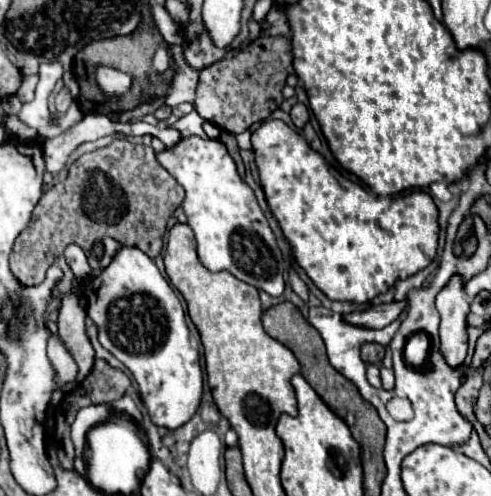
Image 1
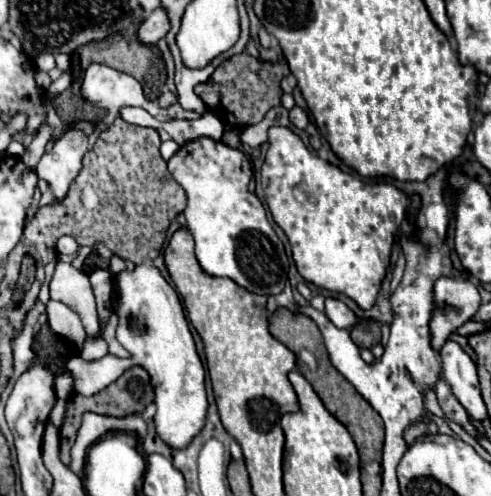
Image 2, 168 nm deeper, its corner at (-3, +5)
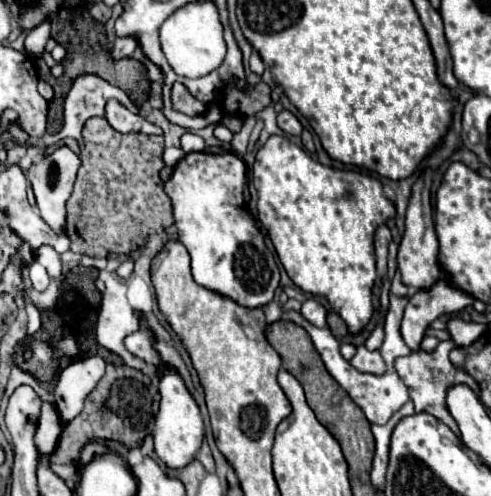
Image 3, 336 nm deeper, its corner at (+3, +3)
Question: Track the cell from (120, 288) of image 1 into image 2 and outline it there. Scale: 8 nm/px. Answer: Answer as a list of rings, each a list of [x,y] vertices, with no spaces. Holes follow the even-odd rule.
[[[136,265],[132,271],[116,275],[120,301],[116,305],[116,337],[130,351],[132,365],[148,371],[156,391],[156,435],[172,449],[186,449],[202,431],[208,409],[204,389],[204,369],[194,347],[194,339],[184,317],[176,291],[152,265]]]

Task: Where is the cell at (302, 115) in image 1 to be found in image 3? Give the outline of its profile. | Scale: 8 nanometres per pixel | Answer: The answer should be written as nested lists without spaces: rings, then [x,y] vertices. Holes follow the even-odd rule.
[[[290,111],[278,113],[278,127],[280,127],[284,133],[288,133],[288,135],[300,135],[300,133],[302,133],[300,121],[298,121]]]

